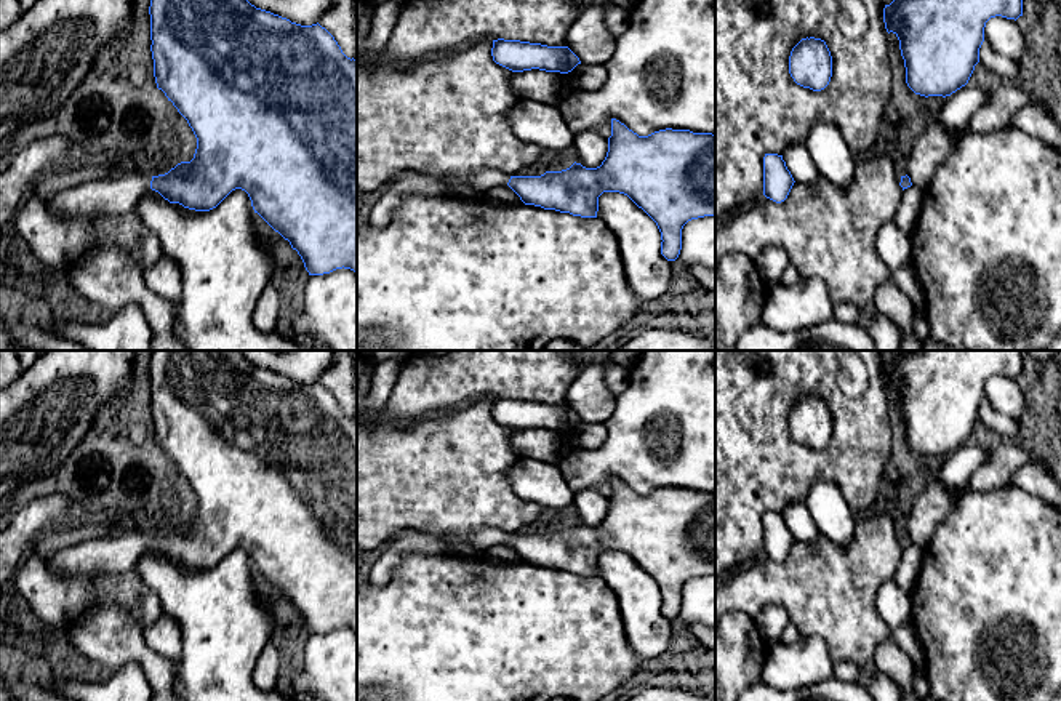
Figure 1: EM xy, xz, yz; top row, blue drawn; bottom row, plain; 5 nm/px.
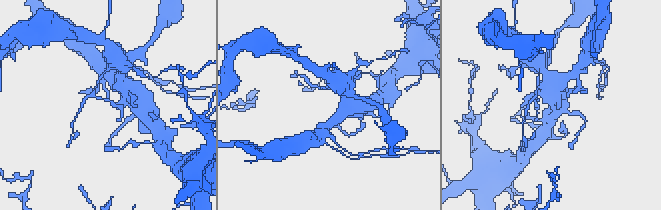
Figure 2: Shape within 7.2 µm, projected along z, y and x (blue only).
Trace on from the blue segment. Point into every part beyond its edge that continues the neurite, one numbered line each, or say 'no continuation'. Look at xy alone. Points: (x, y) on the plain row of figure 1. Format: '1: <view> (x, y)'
1: xy (119, 554)

